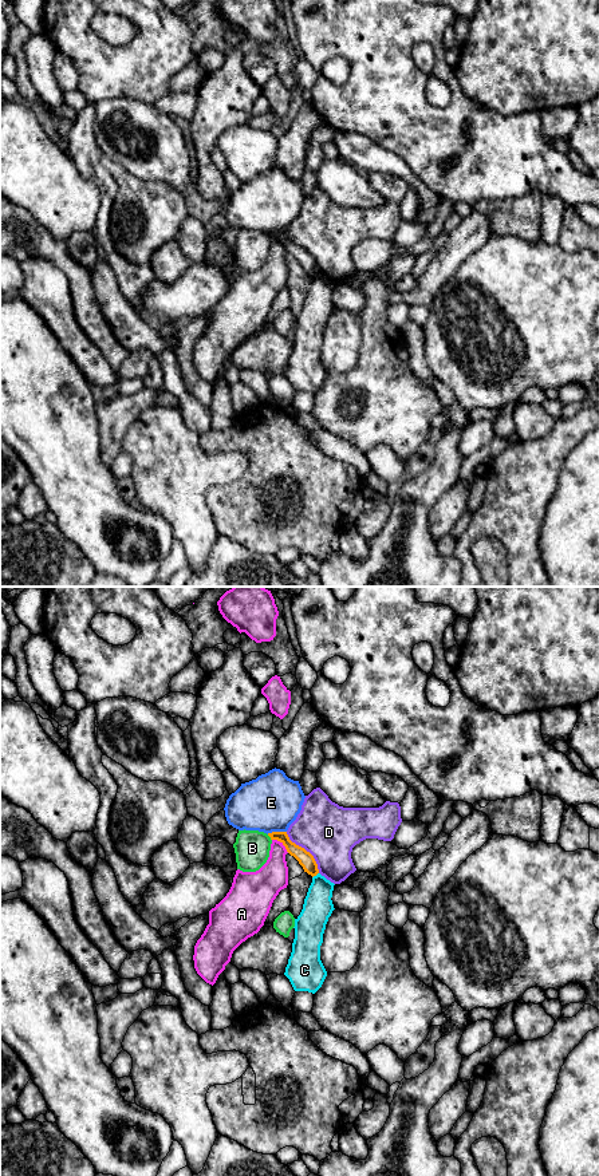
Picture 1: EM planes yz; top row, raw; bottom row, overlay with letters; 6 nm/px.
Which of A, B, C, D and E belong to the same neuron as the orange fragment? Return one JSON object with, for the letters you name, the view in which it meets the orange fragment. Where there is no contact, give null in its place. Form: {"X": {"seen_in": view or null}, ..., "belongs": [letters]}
{"belongs": []}

